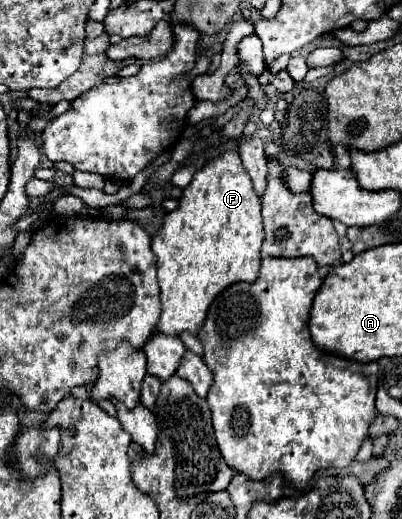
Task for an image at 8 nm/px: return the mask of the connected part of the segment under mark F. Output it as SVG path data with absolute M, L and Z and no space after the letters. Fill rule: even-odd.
M226 149L214 159L206 161L202 169L198 169L188 187L182 189L182 197L178 201L178 209L170 211L158 233L152 237L152 251L158 257L158 285L160 285L160 301L162 315L156 325L158 331L168 335L178 335L182 331L196 331L202 327L206 311L214 297L236 281L252 283L256 279L260 267L260 245L263 244L262 199L256 197L250 175L242 167L240 155L234 149Z

